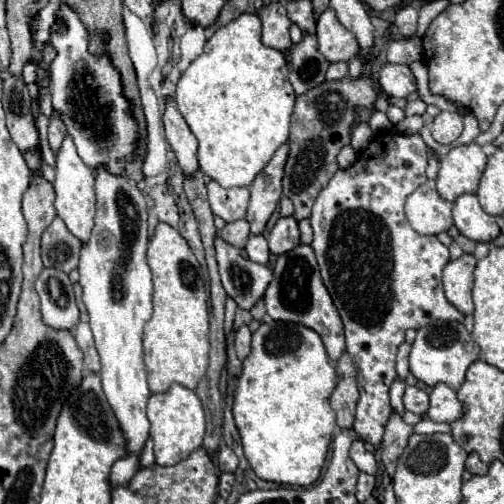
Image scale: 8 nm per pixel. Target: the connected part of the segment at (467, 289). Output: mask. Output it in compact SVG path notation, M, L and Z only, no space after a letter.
M463 254L457 260L451 260L443 270L443 286L447 300L465 316L473 314L473 270L475 270L475 256Z

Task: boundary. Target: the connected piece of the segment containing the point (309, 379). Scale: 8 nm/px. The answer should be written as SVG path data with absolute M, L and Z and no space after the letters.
M269 322L261 324L253 334L251 354L243 360L243 372L237 380L233 398L233 416L243 442L245 458L253 472L267 482L279 486L311 486L321 476L329 442L337 430L335 412L329 404L329 396L335 390L337 372L329 360L319 334L303 324L293 322Z

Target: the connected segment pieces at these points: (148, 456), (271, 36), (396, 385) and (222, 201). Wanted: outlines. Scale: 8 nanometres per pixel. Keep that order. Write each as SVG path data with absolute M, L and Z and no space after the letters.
M147 438L143 450L139 452L139 466L141 468L149 468L155 464L155 456L153 456L153 444L151 444L151 438Z
M281 2L263 6L259 16L263 22L263 44L279 50L281 54L287 54L287 48L291 48L291 38L289 38L291 20L287 16L285 6Z
M395 380L391 384L391 408L399 416L405 412L405 408L403 408L403 392L405 392L405 382Z
M215 180L207 184L209 192L209 204L213 214L221 216L225 222L235 222L245 216L247 204L249 204L249 188L237 186L237 188L223 188Z

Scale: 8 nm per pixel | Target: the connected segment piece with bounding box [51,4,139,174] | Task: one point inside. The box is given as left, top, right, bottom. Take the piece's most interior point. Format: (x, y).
(85, 89)

